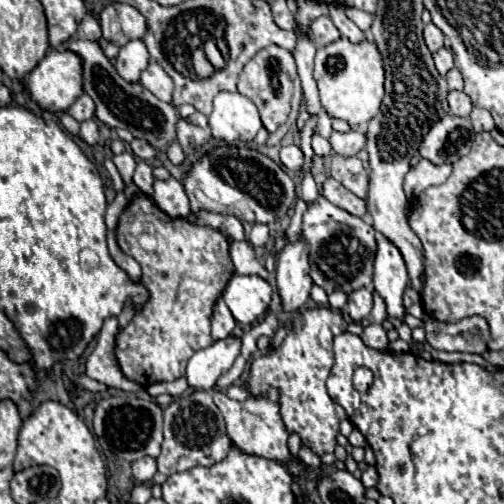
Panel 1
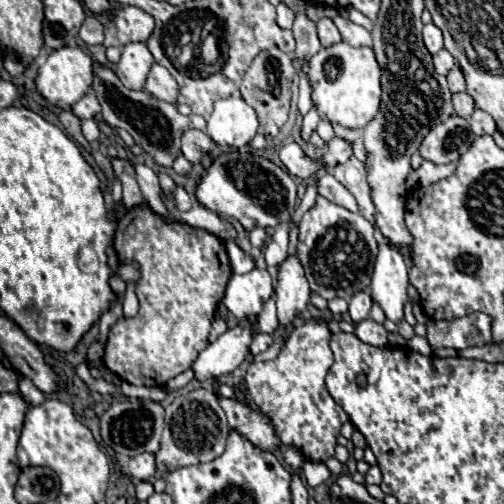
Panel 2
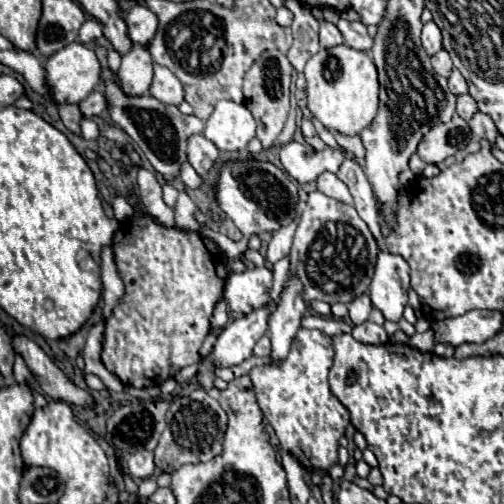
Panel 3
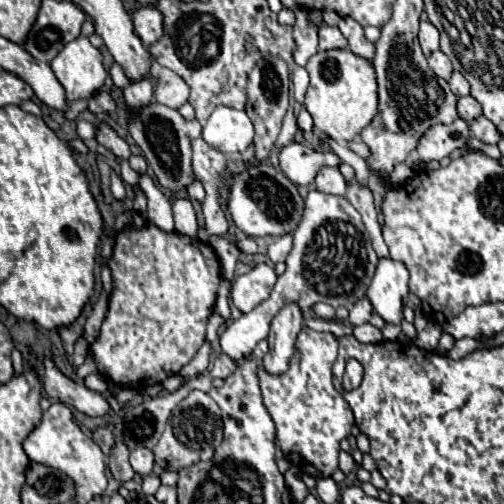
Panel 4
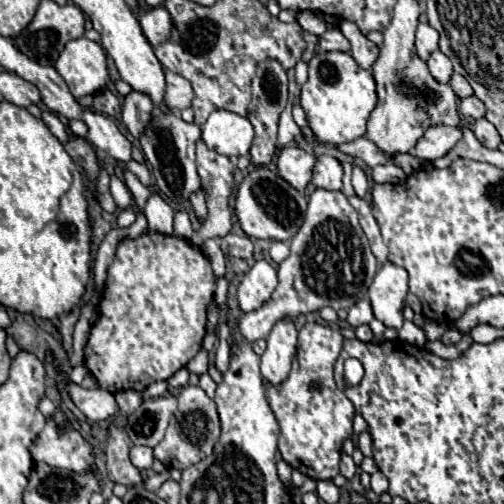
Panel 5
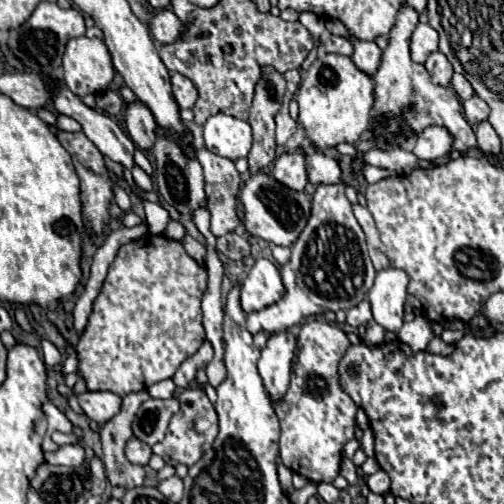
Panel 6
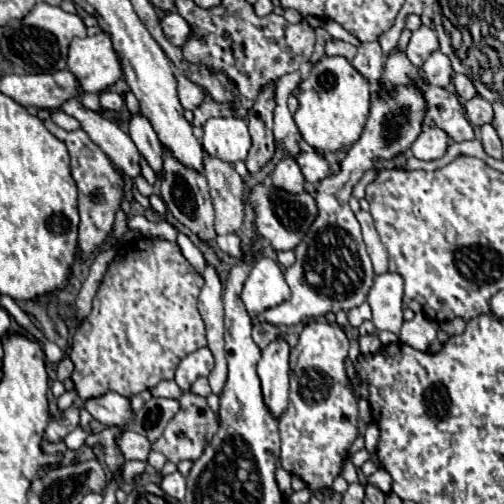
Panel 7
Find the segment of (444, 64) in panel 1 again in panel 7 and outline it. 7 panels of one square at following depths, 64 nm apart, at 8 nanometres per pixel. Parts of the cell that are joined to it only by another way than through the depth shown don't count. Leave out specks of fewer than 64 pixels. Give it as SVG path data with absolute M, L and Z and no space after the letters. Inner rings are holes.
M438 50L438 52L432 52L432 56L428 56L428 60L424 62L422 70L424 70L426 80L428 80L430 84L442 86L442 88L450 84L452 66L450 66L448 56L444 56L440 50Z

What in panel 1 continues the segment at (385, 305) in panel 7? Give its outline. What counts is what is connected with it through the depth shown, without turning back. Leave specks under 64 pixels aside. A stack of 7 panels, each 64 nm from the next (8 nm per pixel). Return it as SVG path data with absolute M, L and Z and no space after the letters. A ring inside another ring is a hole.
M376 234L378 250L376 250L376 262L374 262L374 288L382 294L388 316L402 318L404 306L402 306L402 294L408 286L408 272L404 258L400 250L382 234Z

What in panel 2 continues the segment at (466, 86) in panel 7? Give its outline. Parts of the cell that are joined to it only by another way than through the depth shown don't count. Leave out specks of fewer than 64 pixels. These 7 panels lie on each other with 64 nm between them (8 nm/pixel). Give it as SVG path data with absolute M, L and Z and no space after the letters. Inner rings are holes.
M454 66L450 72L448 72L448 86L450 86L450 92L464 92L466 90L466 84L464 84L464 76L460 72L458 66Z

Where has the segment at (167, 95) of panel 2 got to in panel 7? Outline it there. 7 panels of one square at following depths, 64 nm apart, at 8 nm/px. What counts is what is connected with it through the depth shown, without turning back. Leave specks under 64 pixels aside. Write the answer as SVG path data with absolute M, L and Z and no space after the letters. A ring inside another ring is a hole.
M176 72L176 82L178 82L180 104L184 106L184 110L194 110L204 100L202 88L198 88L184 72Z

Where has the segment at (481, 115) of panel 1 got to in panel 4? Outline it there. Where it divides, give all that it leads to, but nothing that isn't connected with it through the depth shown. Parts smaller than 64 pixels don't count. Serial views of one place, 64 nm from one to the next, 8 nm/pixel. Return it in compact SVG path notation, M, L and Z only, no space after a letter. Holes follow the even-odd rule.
M486 116L474 118L470 122L470 130L472 130L472 136L482 140L484 144L498 144L498 140L500 140L500 132L496 130L496 126Z

